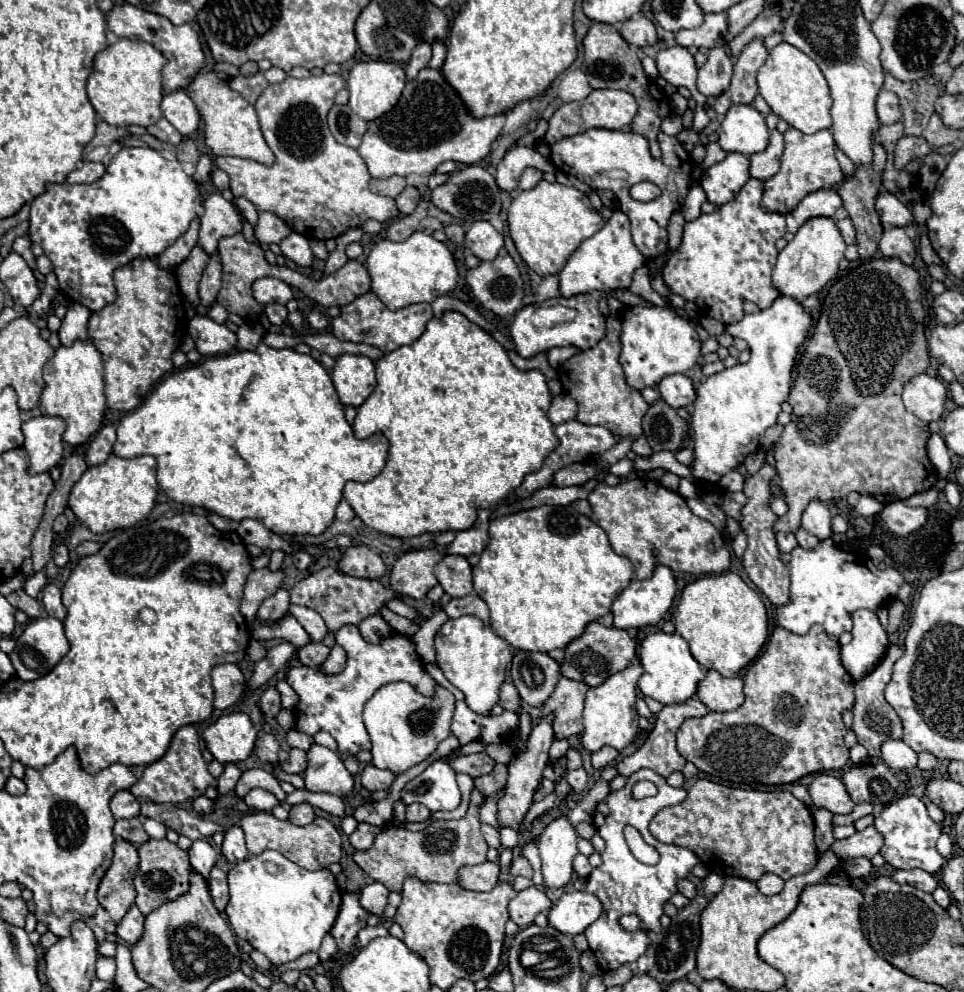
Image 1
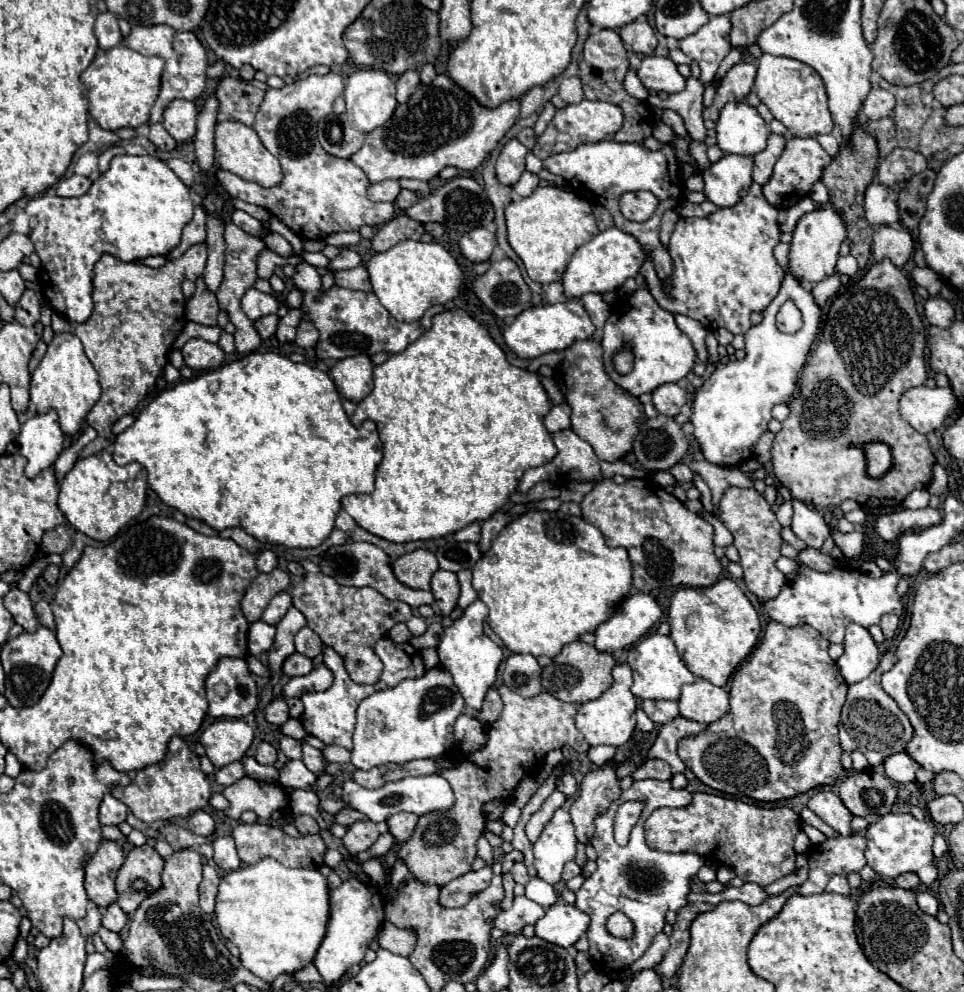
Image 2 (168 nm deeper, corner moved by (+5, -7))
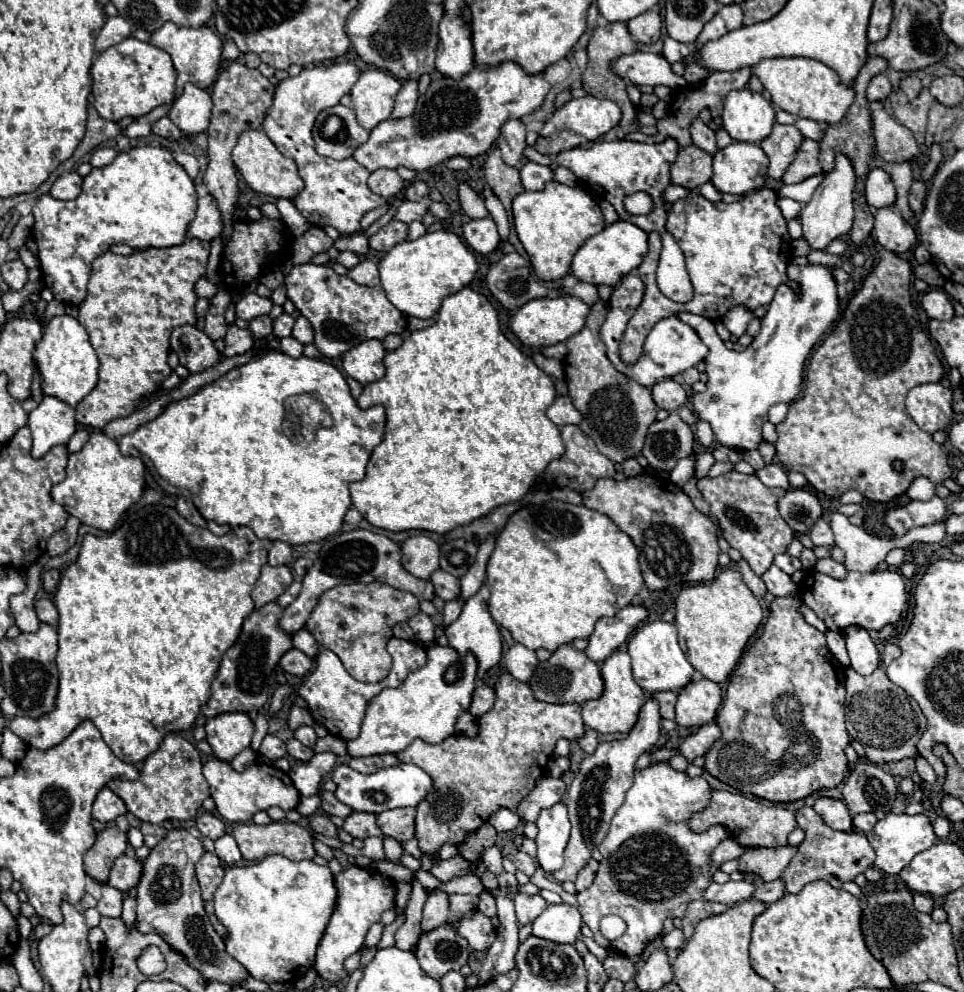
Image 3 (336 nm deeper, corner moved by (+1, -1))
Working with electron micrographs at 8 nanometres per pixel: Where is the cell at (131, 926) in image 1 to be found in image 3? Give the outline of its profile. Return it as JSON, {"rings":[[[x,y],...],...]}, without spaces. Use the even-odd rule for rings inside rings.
{"rings":[[[104,884],[104,890],[102,890],[104,894],[102,894],[102,900],[98,902],[98,906],[96,906],[96,910],[102,914],[102,916],[110,916],[110,918],[120,918],[122,916],[122,894],[116,890],[116,888],[112,888],[112,886],[108,886],[108,884]]]}

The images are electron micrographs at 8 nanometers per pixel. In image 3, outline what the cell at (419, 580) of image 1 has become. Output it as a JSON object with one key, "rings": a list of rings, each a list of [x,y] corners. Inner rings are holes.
{"rings":[[[410,536],[402,544],[402,566],[420,580],[428,580],[430,574],[440,568],[438,560],[438,544],[428,536]]]}

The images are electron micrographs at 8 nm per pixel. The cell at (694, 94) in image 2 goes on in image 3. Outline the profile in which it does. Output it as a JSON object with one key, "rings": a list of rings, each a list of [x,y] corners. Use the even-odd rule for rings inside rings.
{"rings":[[[694,118],[692,124],[690,124],[690,134],[692,134],[692,140],[698,148],[702,150],[708,150],[710,154],[714,154],[718,148],[716,148],[716,136],[714,136],[714,130],[704,124],[700,118]]]}

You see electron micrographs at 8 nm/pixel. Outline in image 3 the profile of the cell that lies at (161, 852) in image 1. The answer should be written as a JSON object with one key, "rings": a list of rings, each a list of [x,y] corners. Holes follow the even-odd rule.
{"rings":[[[120,856],[116,858],[112,870],[110,870],[110,878],[108,884],[116,890],[120,890],[122,894],[128,894],[132,888],[136,888],[140,884],[142,878],[142,860],[138,858],[130,858],[130,856]]]}

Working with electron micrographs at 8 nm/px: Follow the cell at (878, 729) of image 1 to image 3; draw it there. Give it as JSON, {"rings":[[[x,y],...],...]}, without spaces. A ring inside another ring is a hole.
{"rings":[[[886,644],[882,662],[870,676],[862,676],[852,668],[846,672],[846,730],[852,740],[858,740],[864,746],[866,758],[872,764],[914,758],[918,754],[916,744],[926,730],[926,718],[920,706],[886,676],[886,666],[898,656],[900,648],[896,644]]]}

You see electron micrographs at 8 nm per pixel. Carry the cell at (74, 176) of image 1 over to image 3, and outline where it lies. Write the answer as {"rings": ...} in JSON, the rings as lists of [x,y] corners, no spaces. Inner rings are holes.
{"rings":[[[68,172],[54,182],[50,194],[58,200],[74,200],[74,198],[78,198],[78,194],[82,190],[82,182],[84,182],[84,178],[78,176],[78,172]]]}

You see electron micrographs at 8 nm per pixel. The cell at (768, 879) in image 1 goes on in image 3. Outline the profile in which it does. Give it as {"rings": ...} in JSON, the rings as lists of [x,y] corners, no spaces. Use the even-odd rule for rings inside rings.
{"rings":[[[730,880],[726,884],[710,882],[710,886],[704,892],[704,898],[706,900],[712,900],[712,902],[722,902],[726,906],[732,906],[736,902],[742,902],[742,900],[752,898],[752,894],[754,894],[754,884],[752,882],[748,882],[748,880],[732,882]]]}

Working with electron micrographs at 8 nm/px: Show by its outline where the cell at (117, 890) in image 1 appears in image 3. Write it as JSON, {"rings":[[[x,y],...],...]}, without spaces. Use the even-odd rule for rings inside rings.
{"rings":[[[108,824],[96,838],[96,844],[84,854],[84,870],[96,882],[106,884],[112,862],[124,854],[128,846],[126,832],[120,832],[114,824]]]}

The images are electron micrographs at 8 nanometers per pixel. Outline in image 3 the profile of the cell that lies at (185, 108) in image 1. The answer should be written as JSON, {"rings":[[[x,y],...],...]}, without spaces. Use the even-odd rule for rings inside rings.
{"rings":[[[184,86],[184,92],[176,102],[172,104],[168,118],[184,132],[184,134],[196,134],[204,132],[210,122],[210,110],[212,100],[206,90],[200,90],[198,86]]]}

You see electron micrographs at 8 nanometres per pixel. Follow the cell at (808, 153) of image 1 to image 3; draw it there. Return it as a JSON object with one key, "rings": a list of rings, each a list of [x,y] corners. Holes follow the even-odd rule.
{"rings":[[[804,138],[798,152],[796,152],[794,162],[786,168],[782,182],[784,184],[798,184],[798,182],[802,182],[814,174],[822,174],[818,154],[820,154],[820,144],[816,140]]]}

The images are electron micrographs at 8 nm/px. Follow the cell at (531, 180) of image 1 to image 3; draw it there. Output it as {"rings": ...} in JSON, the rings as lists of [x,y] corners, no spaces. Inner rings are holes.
{"rings":[[[526,162],[520,168],[522,186],[526,190],[542,190],[544,184],[548,180],[552,180],[552,176],[554,176],[554,172],[548,166],[542,166],[542,164],[536,164],[536,162]]]}

